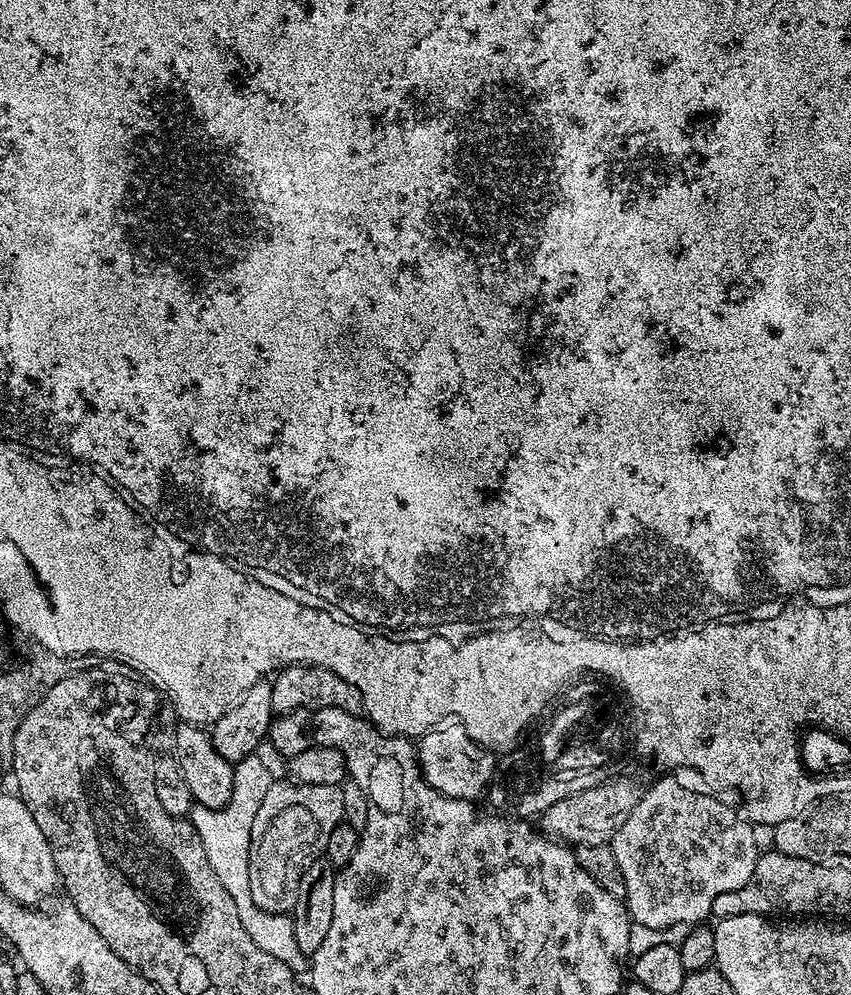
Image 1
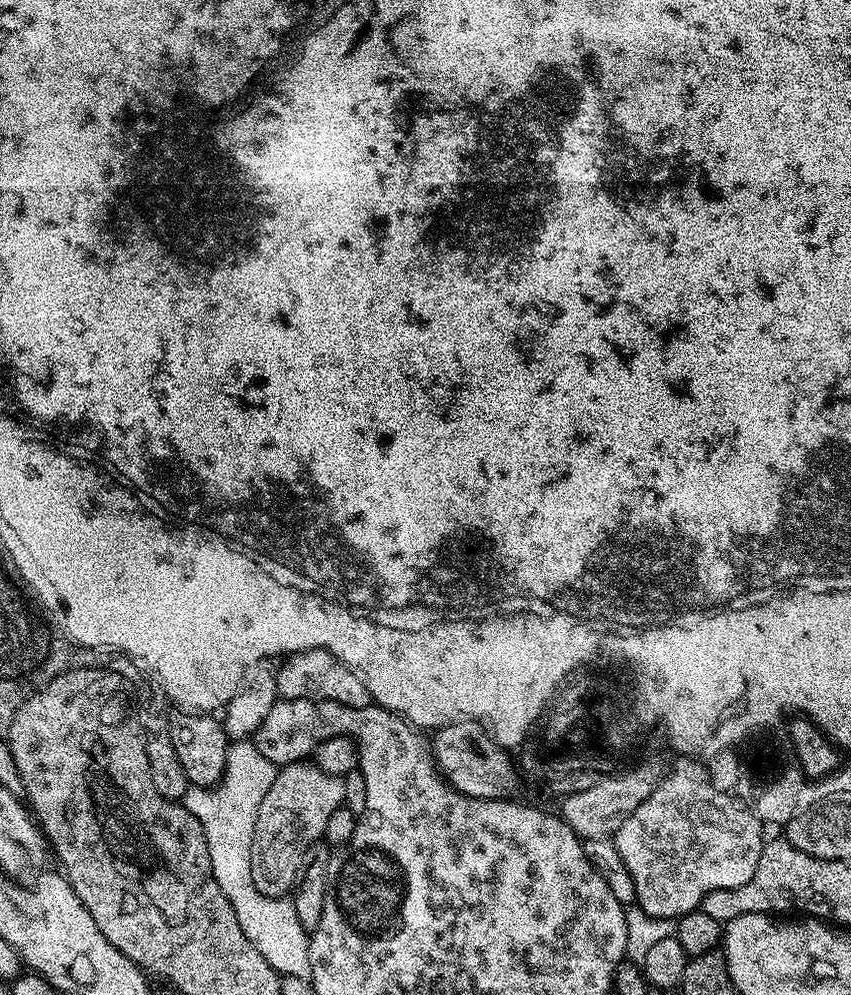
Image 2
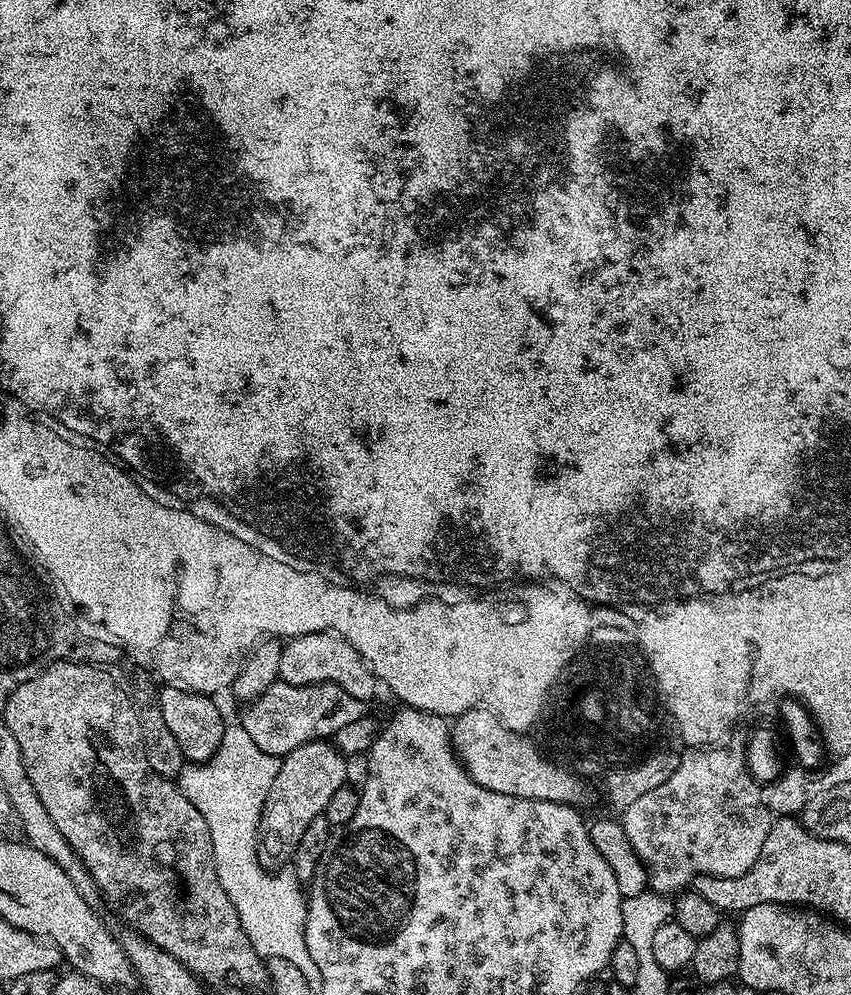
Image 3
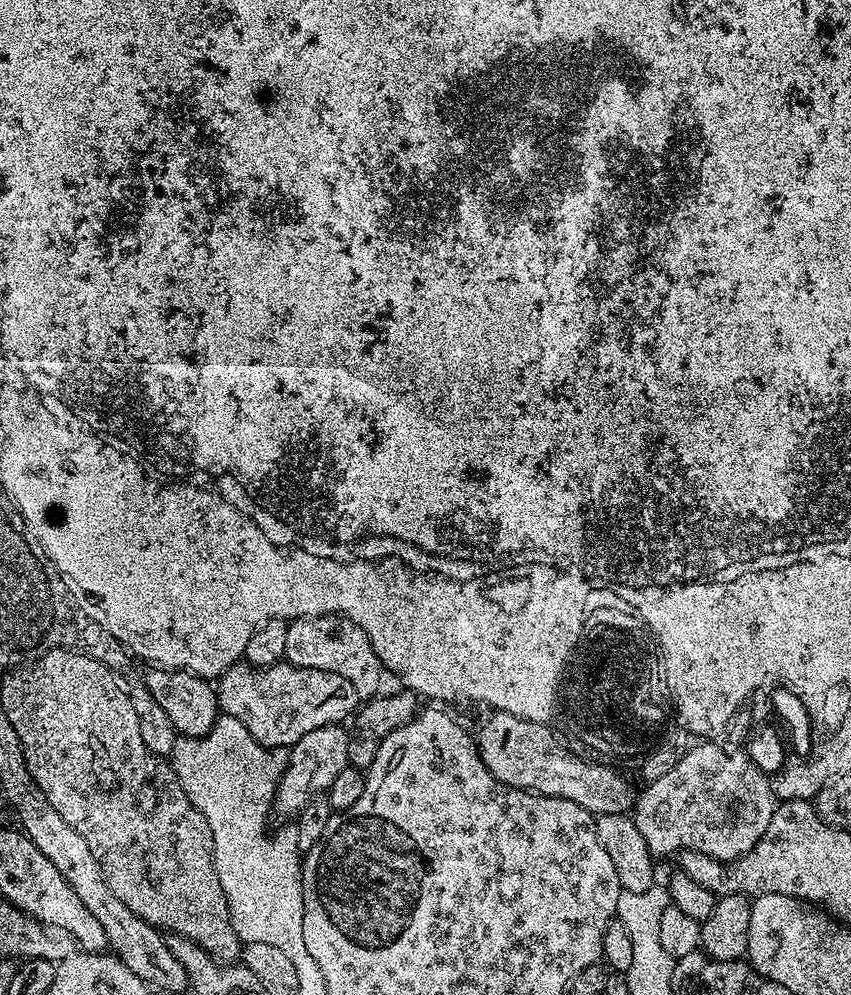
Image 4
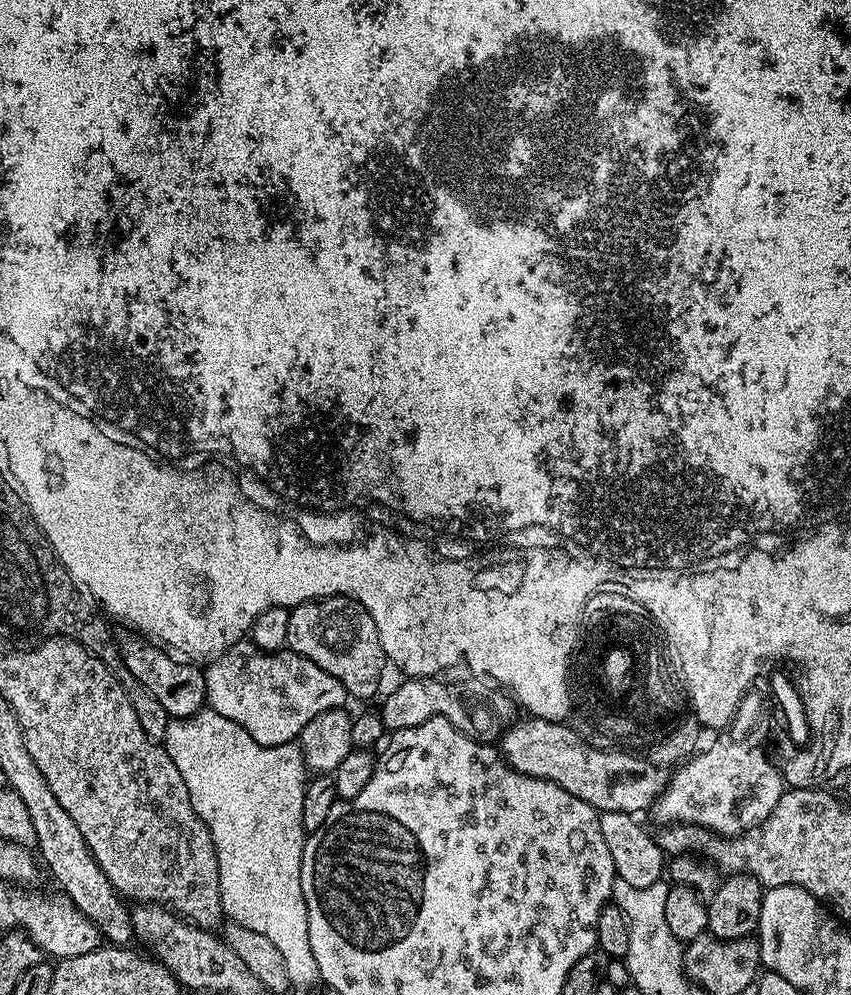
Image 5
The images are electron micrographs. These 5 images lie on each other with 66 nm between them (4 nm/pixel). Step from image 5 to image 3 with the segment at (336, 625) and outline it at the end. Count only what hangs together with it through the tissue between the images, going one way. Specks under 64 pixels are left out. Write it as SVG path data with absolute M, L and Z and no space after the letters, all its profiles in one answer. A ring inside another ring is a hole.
M331 631L315 632L305 636L293 636L284 644L282 650L282 666L280 680L290 686L306 686L307 684L337 684L354 698L365 702L378 689L378 681L372 674L367 662L342 637Z

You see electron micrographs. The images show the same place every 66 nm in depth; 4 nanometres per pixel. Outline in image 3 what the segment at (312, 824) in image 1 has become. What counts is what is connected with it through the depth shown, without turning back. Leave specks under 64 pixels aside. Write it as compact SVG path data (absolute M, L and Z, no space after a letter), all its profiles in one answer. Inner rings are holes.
M324 738L307 740L305 744L290 750L287 756L281 759L278 778L274 778L270 794L266 794L258 825L256 853L261 866L276 870L291 861L298 842L302 842L302 834L306 834L306 826L310 826L314 818L322 816L326 810L326 802L334 798L339 788L345 787L344 759L335 743Z

